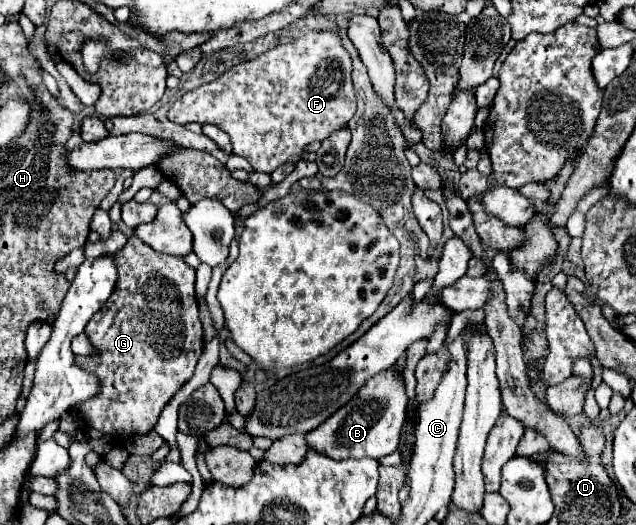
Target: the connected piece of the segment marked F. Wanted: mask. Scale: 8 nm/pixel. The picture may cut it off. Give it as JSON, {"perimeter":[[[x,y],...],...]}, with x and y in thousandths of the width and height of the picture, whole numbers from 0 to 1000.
{"perimeter":[[[484,61],[475,72],[434,88],[396,114],[377,118],[355,133],[346,149],[308,171],[286,179],[264,210],[264,229],[277,236],[336,236],[349,244],[365,270],[365,293],[387,301],[403,328],[428,331],[450,309],[469,309],[478,278],[491,267],[509,267],[525,248],[535,248],[560,213],[560,179],[553,168],[553,114],[528,61]]]}

